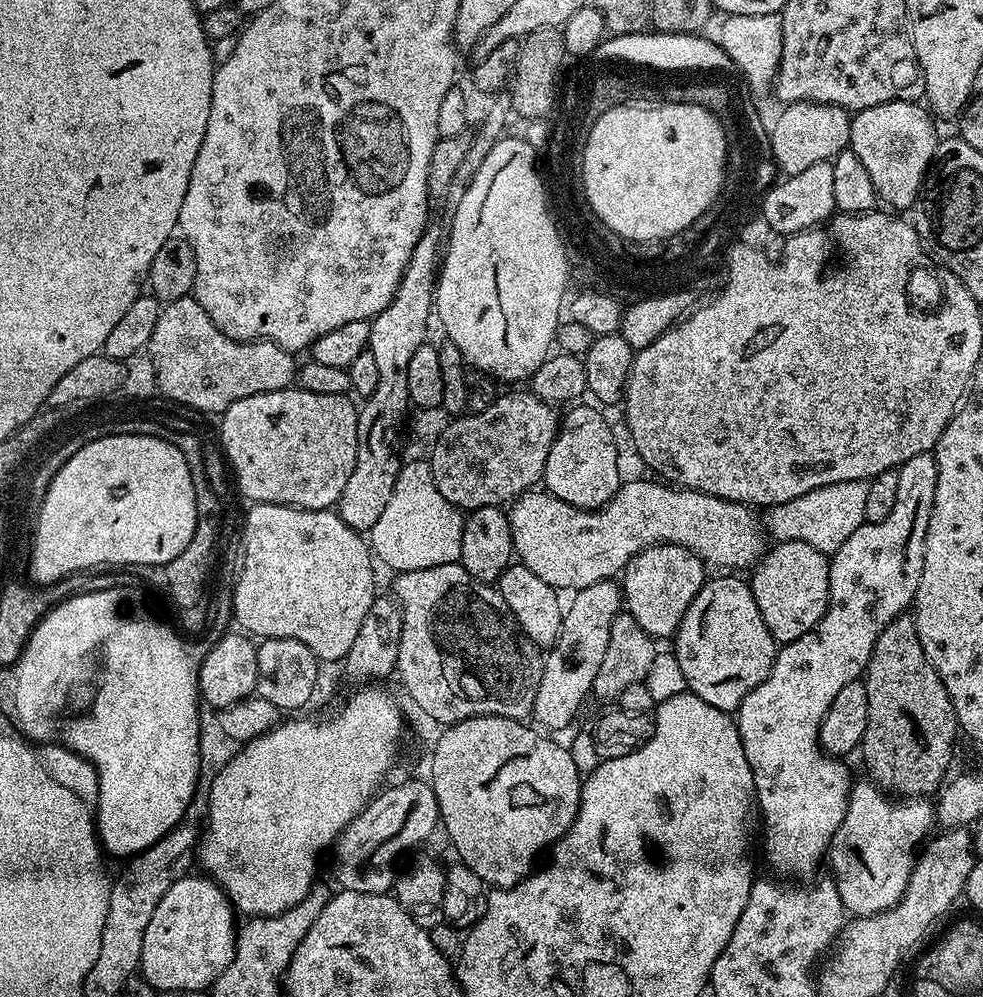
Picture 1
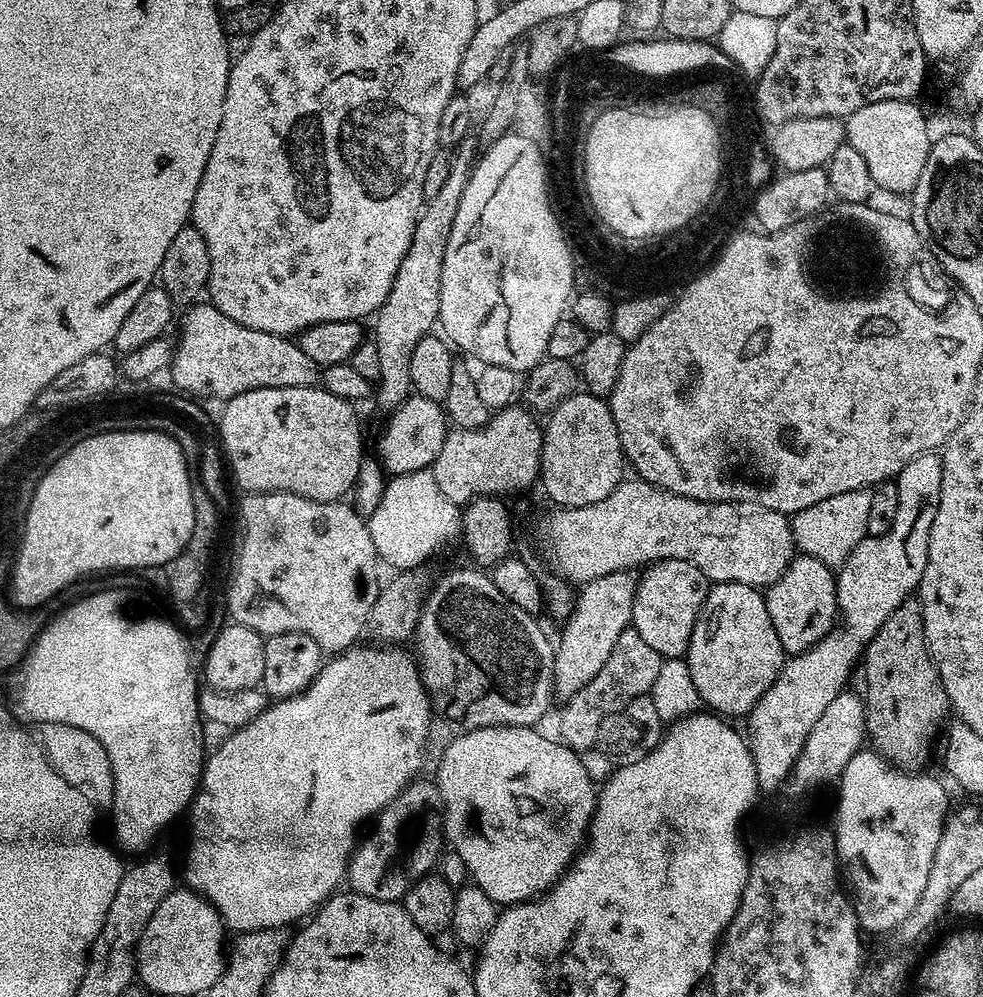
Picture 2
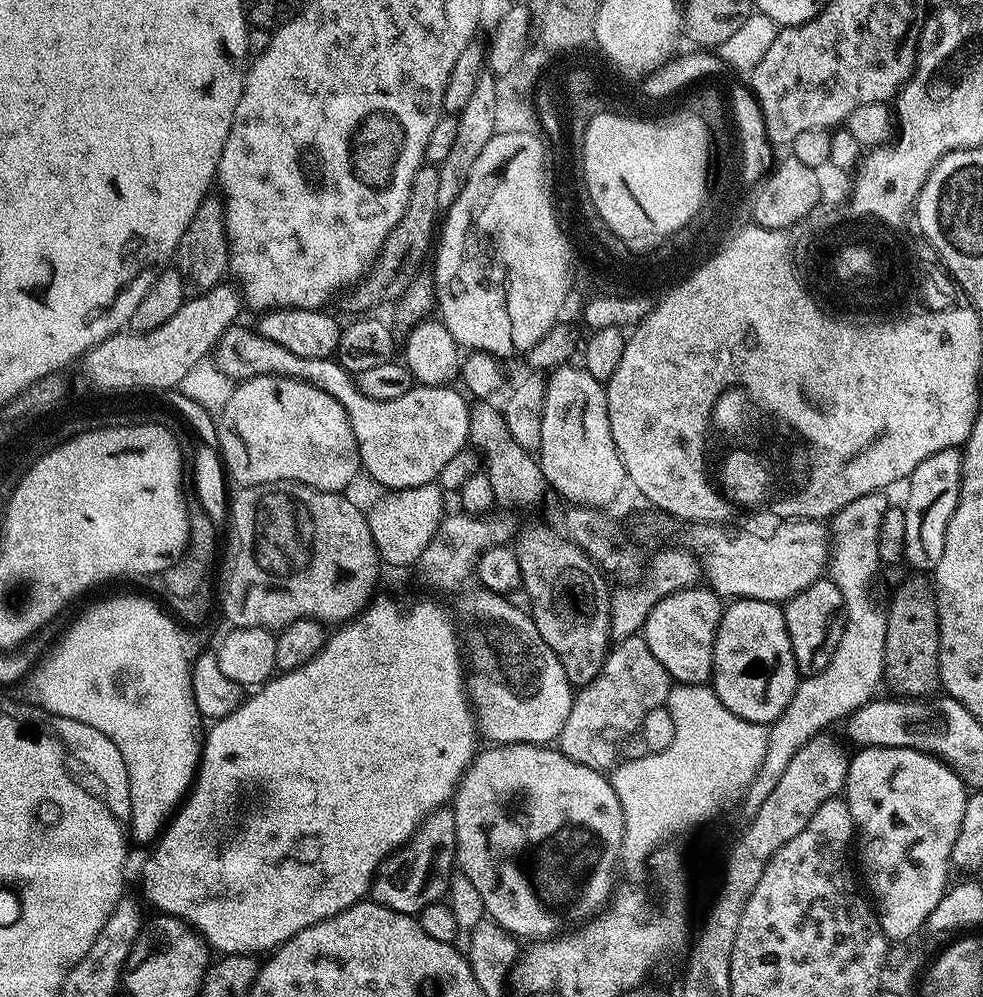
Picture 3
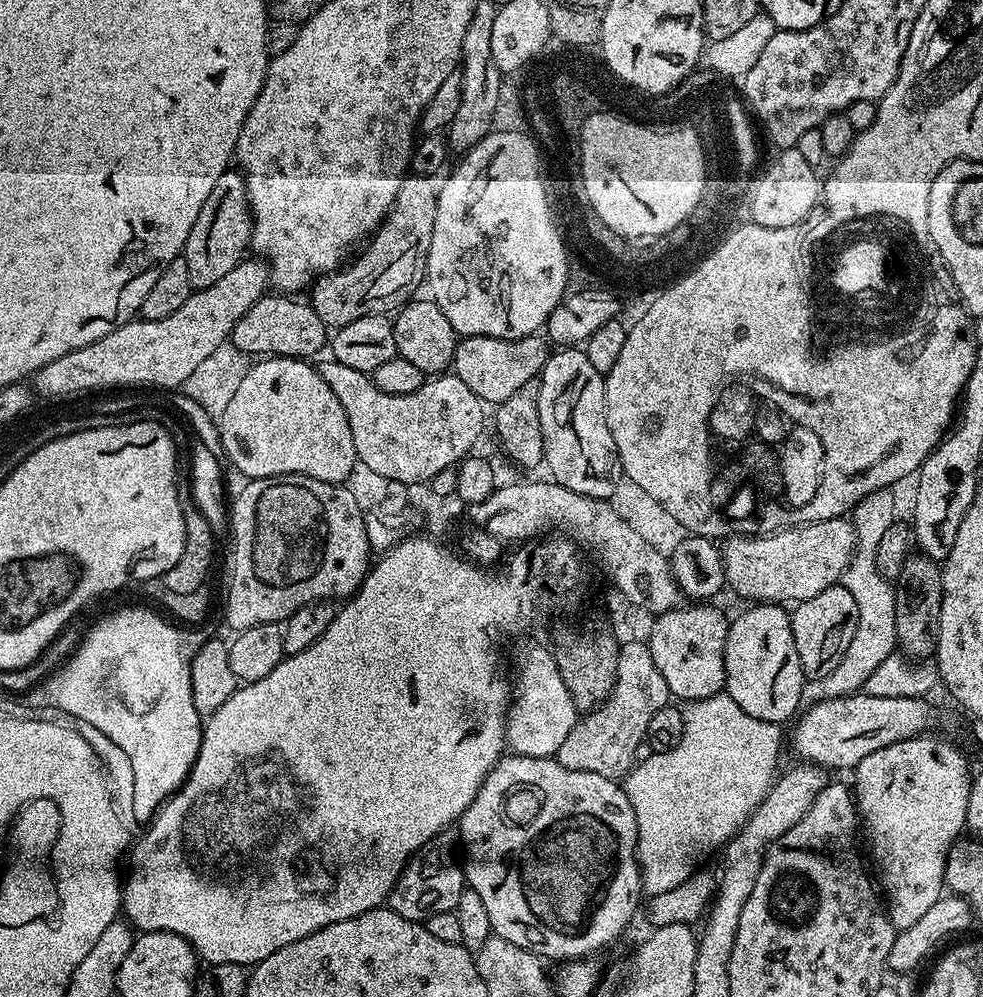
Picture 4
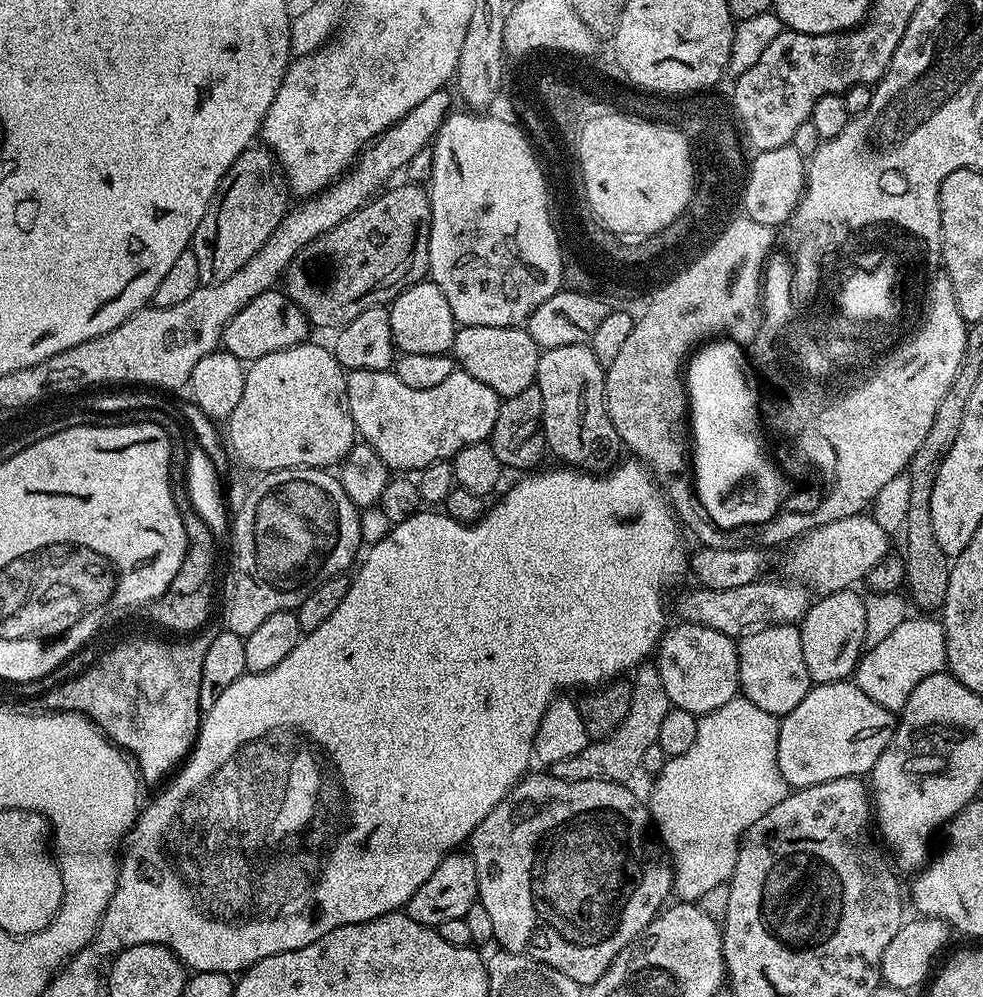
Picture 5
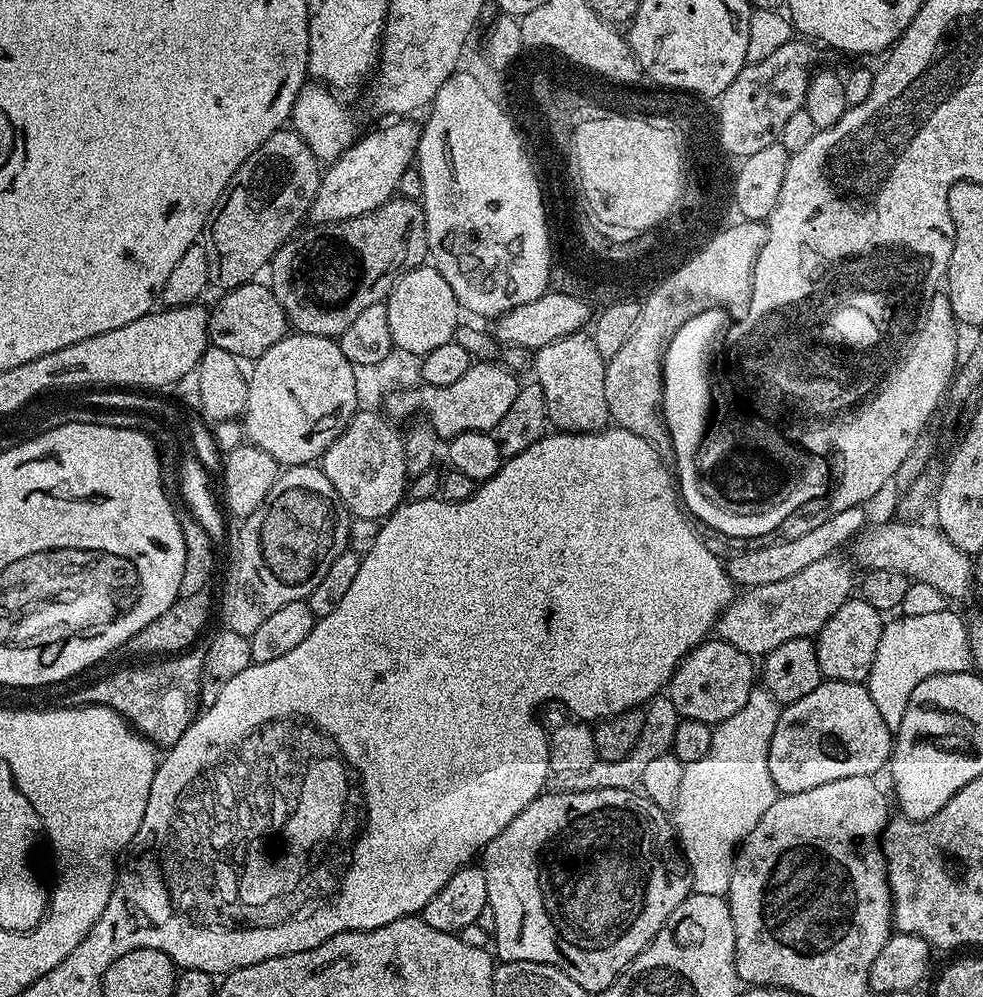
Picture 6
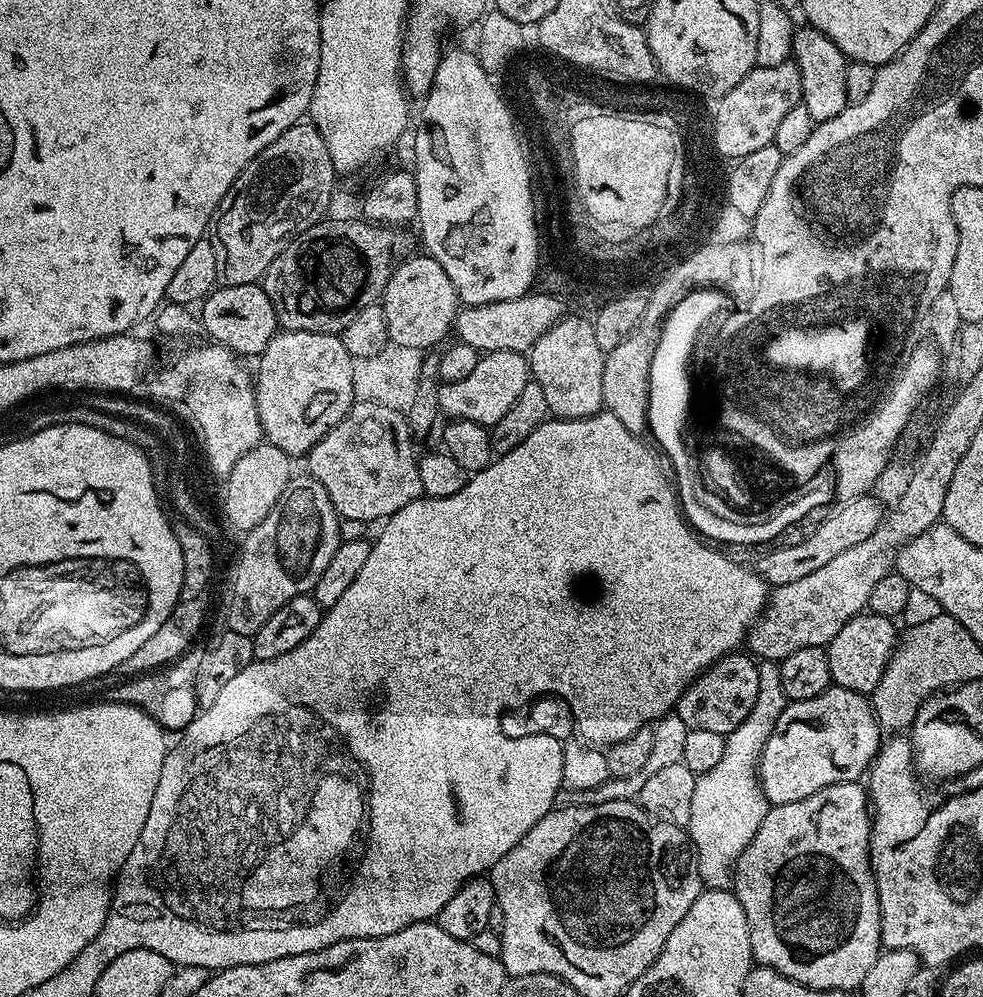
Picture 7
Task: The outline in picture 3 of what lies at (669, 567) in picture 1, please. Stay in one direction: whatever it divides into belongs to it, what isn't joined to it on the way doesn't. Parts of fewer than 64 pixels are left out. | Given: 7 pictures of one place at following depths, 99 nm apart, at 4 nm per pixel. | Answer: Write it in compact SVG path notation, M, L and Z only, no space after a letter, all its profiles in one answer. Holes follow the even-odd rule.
M689 586L686 588L679 588L676 592L662 598L648 611L648 617L642 629L642 635L646 646L650 646L650 654L654 654L654 658L658 658L658 662L662 662L662 666L668 671L669 677L673 681L681 684L708 684L712 674L712 646L716 641L716 628L720 625L720 613L722 611L721 597L717 596L711 588L707 586Z

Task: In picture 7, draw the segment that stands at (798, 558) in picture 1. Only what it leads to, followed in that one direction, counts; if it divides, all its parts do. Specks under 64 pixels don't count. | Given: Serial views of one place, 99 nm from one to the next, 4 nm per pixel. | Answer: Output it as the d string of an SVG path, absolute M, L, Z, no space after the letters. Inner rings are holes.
M861 614L850 618L826 646L832 684L837 688L870 694L878 686L884 667L890 662L898 643L898 631L887 616Z

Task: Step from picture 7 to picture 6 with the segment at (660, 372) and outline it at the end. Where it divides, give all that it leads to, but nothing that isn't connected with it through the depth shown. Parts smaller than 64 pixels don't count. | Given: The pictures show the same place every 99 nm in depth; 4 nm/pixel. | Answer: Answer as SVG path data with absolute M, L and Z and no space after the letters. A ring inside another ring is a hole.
M714 309L691 316L674 334L664 355L664 374L662 377L662 419L667 439L672 439L672 452L676 455L678 473L678 496L689 517L701 520L705 529L720 532L737 542L748 542L752 538L748 532L756 532L760 537L760 520L736 520L736 516L720 516L712 512L712 504L700 496L696 488L696 476L692 476L692 448L696 448L696 436L700 436L700 420L704 420L704 344L712 340L712 332L723 330L725 318Z

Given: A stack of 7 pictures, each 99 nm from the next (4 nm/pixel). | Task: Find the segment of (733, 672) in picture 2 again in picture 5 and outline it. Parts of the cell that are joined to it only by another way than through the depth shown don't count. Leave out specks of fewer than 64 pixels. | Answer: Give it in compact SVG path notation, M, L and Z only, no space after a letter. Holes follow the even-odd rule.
M772 624L747 633L739 637L738 651L740 692L766 714L783 718L814 687L810 670L806 670L806 658L802 658L802 638L796 624Z

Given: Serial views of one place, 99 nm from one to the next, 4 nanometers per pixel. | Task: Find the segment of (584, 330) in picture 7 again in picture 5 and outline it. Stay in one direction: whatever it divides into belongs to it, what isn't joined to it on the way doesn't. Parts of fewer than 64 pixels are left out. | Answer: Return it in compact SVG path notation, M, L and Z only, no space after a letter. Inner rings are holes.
M587 343L545 348L539 353L534 384L542 394L542 439L547 451L565 465L604 470L617 463L618 437L604 401L605 371Z

